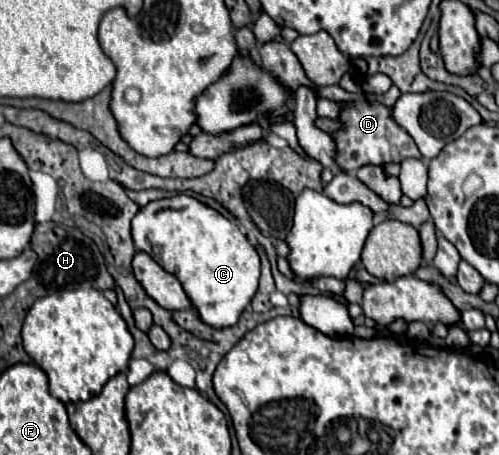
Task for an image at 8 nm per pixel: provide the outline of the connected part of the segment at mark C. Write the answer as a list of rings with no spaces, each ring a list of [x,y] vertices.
[[[188,199],[182,209],[160,209],[156,211],[156,205],[150,203],[138,211],[138,215],[132,219],[132,239],[138,251],[148,253],[164,271],[172,273],[184,287],[184,293],[188,295],[192,307],[196,309],[196,315],[202,323],[210,327],[232,327],[238,323],[242,311],[252,301],[258,279],[260,279],[260,257],[256,249],[250,245],[244,233],[240,233],[238,225],[228,221],[218,211],[202,205],[196,199]]]

